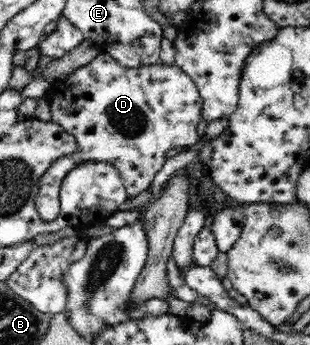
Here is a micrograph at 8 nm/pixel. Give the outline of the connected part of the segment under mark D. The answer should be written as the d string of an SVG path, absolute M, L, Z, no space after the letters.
M99 51L91 62L80 66L70 75L53 81L46 90L46 100L52 113L52 121L75 137L77 148L62 160L51 163L41 175L35 206L38 216L51 222L60 211L60 186L66 174L79 163L103 161L113 166L119 174L122 190L128 198L147 190L161 170L167 151L176 146L192 147L200 136L197 124L202 119L203 99L193 79L177 65L152 64L127 68L107 53Z

